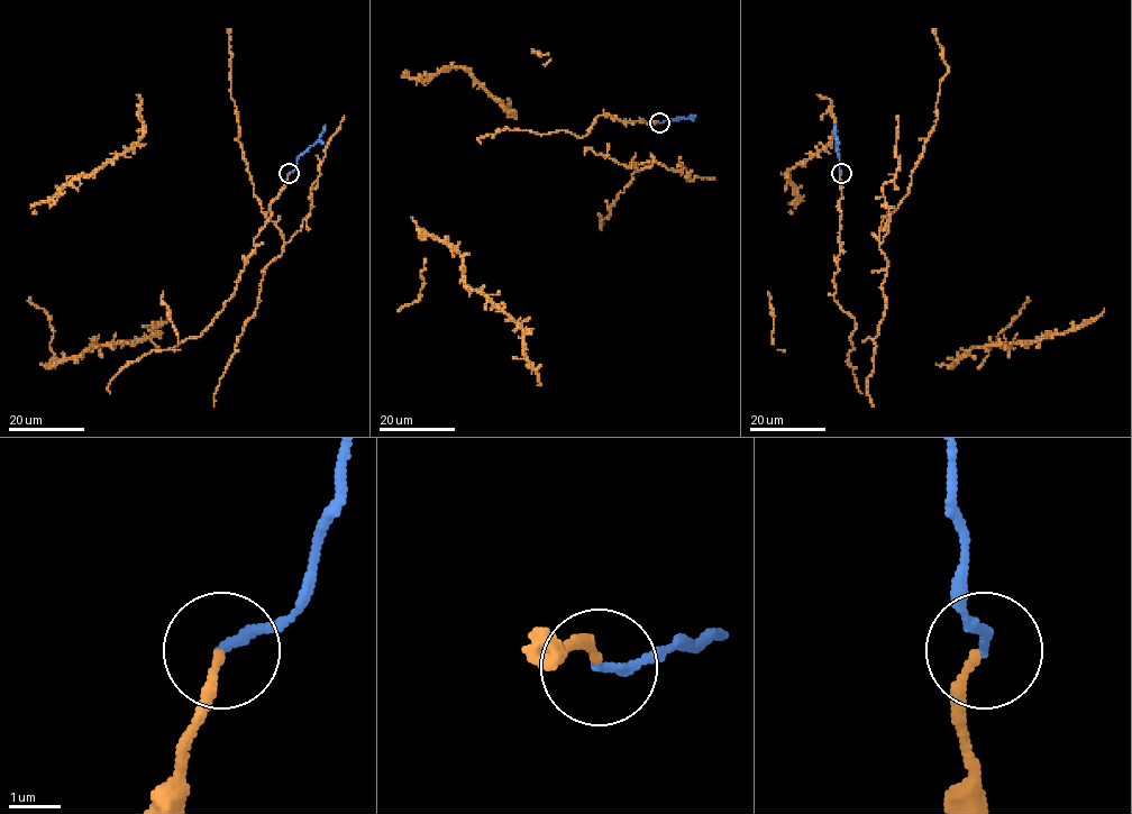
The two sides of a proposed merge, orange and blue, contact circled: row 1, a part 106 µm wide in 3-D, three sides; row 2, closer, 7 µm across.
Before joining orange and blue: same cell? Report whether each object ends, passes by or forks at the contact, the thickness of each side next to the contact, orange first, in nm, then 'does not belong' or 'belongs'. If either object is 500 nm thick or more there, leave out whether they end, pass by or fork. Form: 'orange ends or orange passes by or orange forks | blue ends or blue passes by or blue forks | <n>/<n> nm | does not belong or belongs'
orange ends | blue ends | 170/190 nm | belongs

